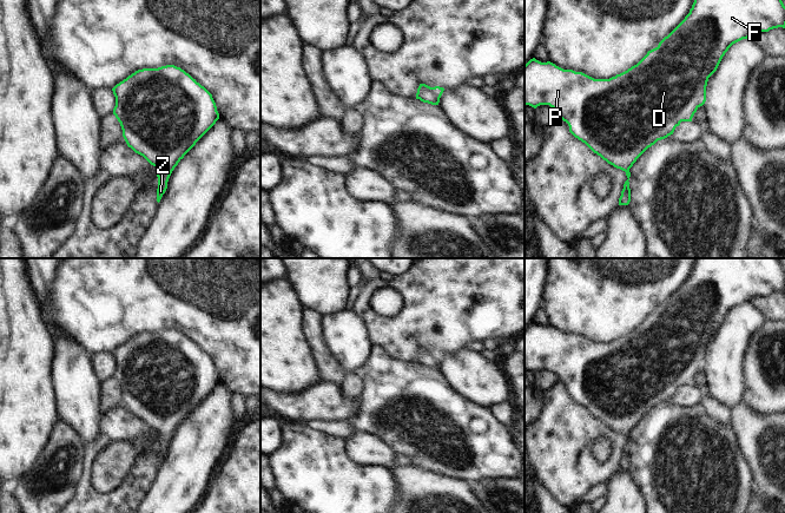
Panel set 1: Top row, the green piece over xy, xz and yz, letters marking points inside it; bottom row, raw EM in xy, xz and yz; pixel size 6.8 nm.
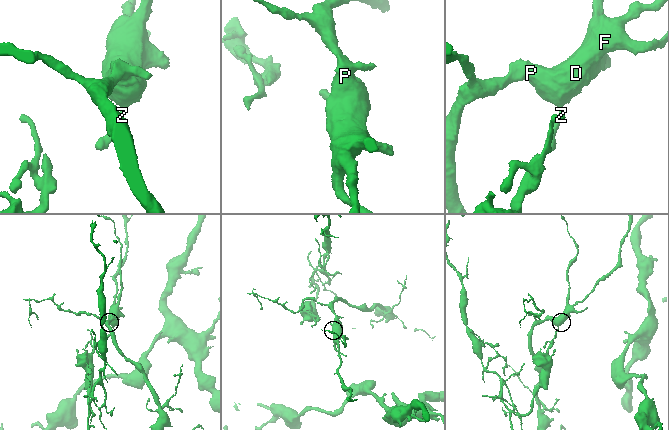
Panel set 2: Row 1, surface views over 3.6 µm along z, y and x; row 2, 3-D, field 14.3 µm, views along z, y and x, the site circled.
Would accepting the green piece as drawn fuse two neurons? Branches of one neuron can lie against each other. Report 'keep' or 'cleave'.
keep

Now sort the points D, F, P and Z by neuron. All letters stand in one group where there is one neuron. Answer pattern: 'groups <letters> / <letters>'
groups D F P Z

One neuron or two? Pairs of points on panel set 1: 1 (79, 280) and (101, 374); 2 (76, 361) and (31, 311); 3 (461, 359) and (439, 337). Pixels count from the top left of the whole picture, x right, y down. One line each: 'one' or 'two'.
1: two
2: two
3: two

